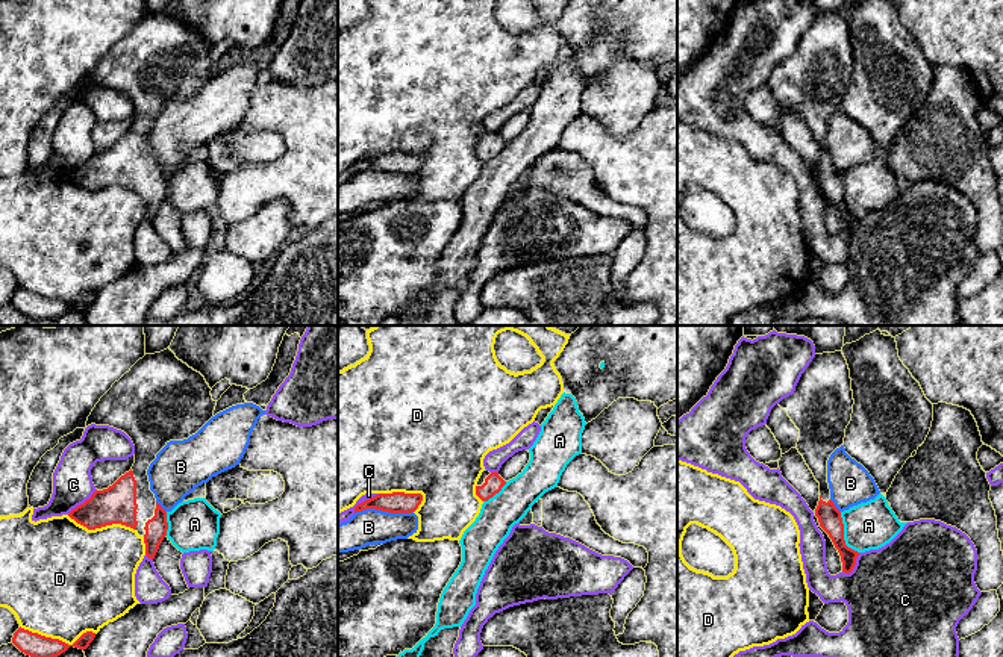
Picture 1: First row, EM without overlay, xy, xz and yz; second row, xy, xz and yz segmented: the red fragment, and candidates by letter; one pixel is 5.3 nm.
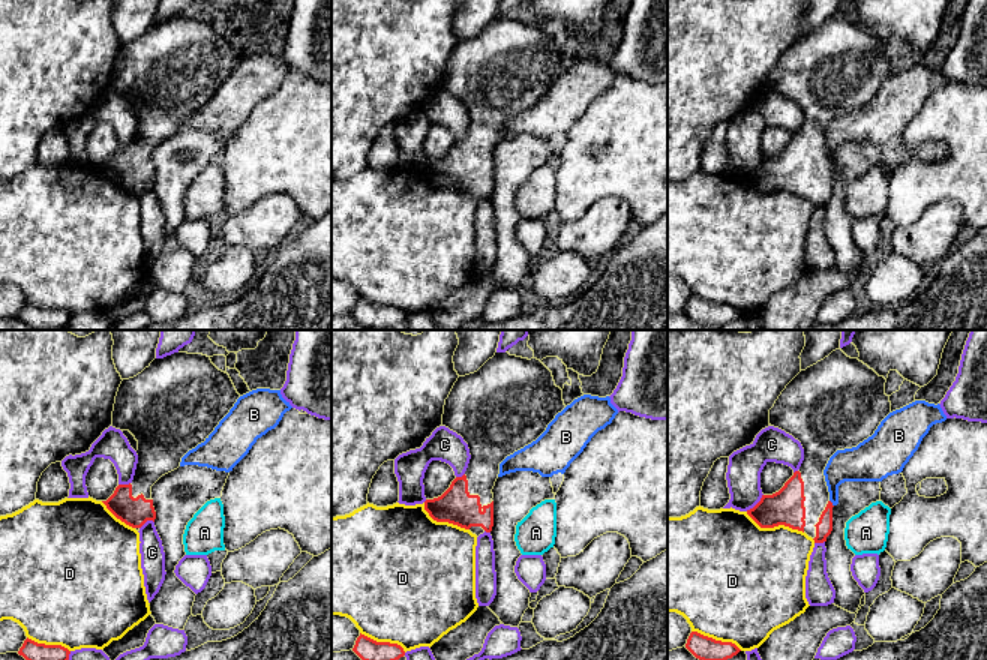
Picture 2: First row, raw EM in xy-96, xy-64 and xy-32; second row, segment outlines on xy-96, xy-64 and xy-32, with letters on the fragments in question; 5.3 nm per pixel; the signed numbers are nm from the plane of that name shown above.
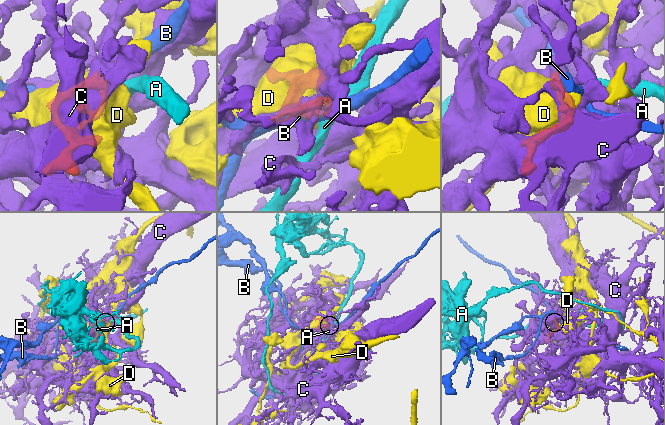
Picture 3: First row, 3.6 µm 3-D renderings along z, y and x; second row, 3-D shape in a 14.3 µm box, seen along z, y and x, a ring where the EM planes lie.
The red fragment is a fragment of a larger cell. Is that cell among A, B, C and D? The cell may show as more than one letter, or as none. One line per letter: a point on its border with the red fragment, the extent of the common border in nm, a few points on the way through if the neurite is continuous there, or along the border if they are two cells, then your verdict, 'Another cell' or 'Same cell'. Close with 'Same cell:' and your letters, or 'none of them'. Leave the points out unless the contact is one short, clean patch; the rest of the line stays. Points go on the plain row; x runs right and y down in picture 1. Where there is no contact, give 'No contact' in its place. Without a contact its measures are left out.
A: Touches red at yz (843, 196). Shared border 240 nm. Boundary: yz (840, 173), (844, 203), (858, 214). Another cell
B: Touches red at xz (384, 171). Shared border 320 nm. Another cell
C: Touches red at xy (84, 164). Shared border 200 nm. Another cell
D: Touches red at xy (58, 300). Shared border 400 nm. Another cell
Same cell: none of them

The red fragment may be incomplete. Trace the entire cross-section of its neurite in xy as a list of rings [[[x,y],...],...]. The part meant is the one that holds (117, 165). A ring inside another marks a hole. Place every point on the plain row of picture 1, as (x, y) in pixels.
[[[167,9],[161,14],[145,15],[100,59],[88,77],[86,88],[109,86],[124,92],[135,106],[135,124],[112,147],[95,151],[89,160],[73,170],[68,177],[88,191],[121,185],[144,198],[145,216],[155,220],[161,203],[167,197],[167,173],[156,163],[150,151],[147,130],[156,115],[170,101],[183,101],[195,95],[212,77],[217,62],[205,38],[179,21]]]

